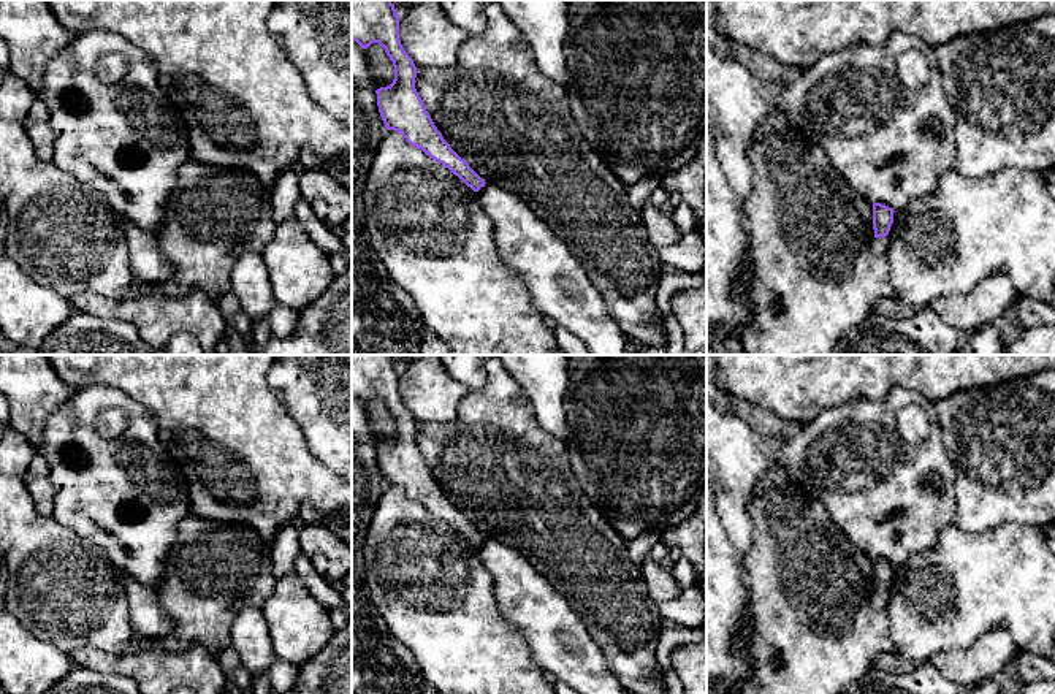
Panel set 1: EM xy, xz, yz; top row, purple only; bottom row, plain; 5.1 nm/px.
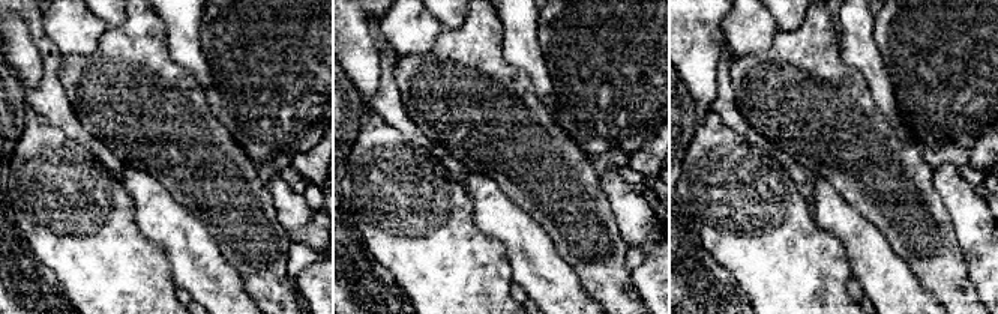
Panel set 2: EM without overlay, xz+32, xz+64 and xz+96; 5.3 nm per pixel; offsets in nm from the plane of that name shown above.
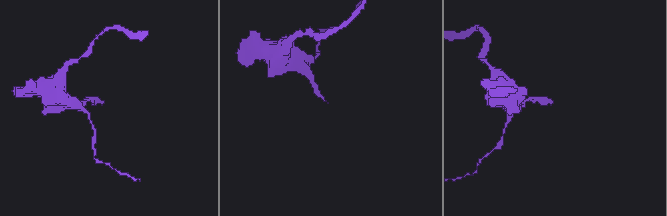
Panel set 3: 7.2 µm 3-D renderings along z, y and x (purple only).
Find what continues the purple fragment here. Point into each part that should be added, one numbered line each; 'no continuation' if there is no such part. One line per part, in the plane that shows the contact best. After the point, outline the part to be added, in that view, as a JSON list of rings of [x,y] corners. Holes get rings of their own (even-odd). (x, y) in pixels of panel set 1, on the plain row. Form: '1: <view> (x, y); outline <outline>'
1: yz (879, 599); outline [[[887,591],[886,593],[874,593],[871,597],[871,602],[878,610],[884,612],[886,604],[887,604],[887,597],[889,597]]]

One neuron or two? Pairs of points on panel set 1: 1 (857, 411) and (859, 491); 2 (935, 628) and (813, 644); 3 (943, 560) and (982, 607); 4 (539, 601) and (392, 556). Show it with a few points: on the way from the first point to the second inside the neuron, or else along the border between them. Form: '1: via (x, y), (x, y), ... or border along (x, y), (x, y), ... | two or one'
1: via (857, 431), (859, 471) | one
2: border along (883, 612), (887, 620), (889, 637), (897, 650) | two
3: via (954, 571), (965, 582), (965, 590), (971, 596) | one
4: border along (476, 556), (490, 574), (498, 610), (509, 623) | two

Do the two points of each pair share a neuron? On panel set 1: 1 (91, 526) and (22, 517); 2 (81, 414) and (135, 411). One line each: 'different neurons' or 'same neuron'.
1: different neurons
2: same neuron

